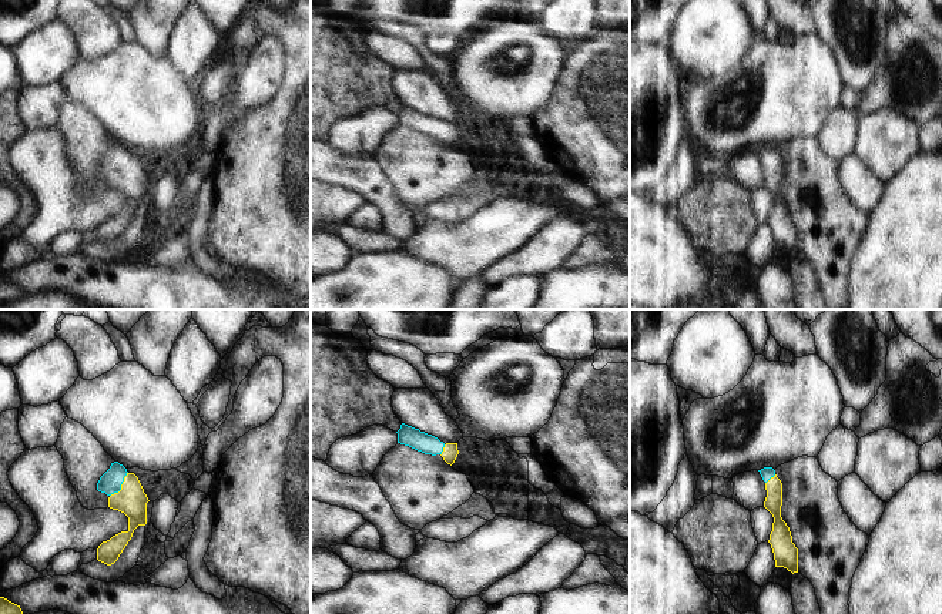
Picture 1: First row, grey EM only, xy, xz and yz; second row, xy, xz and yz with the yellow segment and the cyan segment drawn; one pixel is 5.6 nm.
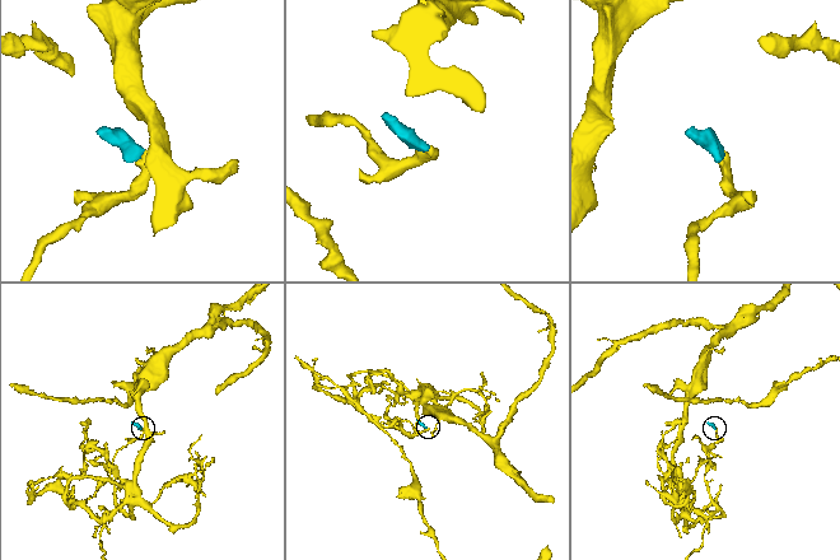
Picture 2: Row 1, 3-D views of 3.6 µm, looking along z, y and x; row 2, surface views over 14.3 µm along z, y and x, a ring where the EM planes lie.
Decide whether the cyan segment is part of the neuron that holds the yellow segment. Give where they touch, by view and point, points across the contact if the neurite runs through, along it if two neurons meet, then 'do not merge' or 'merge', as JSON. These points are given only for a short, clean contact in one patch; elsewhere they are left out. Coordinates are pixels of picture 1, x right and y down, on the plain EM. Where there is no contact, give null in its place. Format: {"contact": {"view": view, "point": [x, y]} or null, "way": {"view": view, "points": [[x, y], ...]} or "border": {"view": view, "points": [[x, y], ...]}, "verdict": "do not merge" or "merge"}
{"contact": {"view": "xy", "point": [121, 167]}, "way": {"view": "xy", "points": [[131, 181], [121, 167], [110, 163]]}, "verdict": "merge"}

